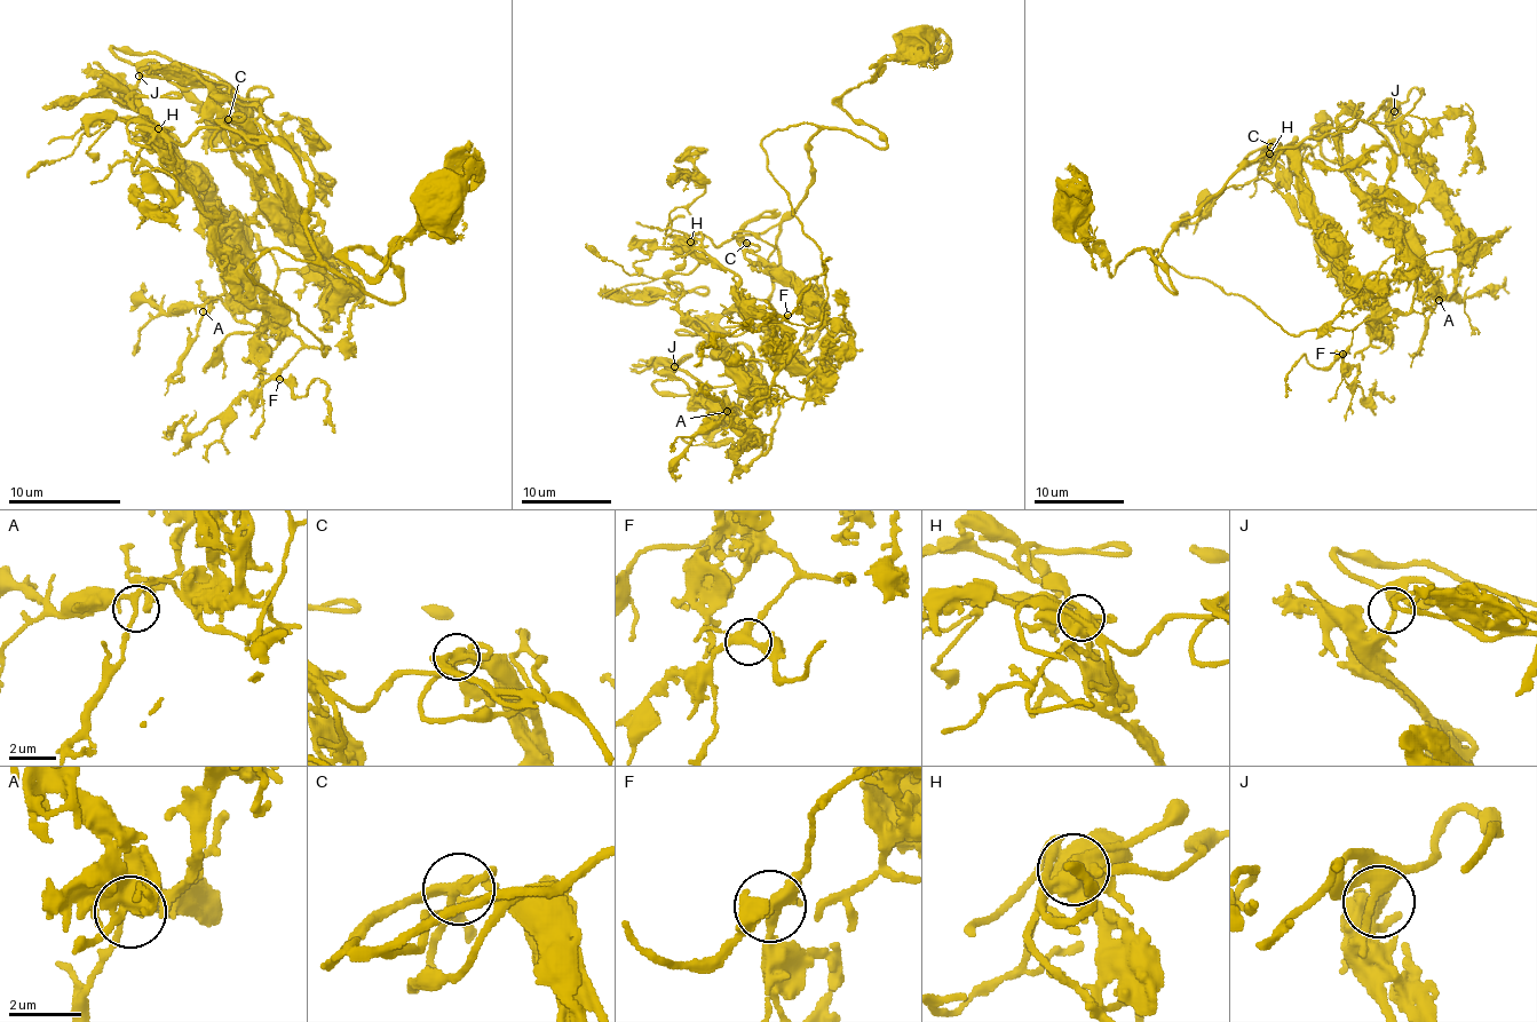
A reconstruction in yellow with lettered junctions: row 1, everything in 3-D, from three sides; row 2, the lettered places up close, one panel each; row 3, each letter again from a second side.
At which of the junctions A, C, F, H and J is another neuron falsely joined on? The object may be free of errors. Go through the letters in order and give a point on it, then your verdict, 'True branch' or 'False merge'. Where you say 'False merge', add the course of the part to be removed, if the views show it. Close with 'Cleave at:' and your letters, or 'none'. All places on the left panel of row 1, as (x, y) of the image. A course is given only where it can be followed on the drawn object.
A: Place: (203, 311). True branch
C: Place: (228, 119). True branch
F: Place: (279, 379). True branch
H: Place: (158, 128). True branch
J: Place: (139, 76). True branch
Cleave at: none

